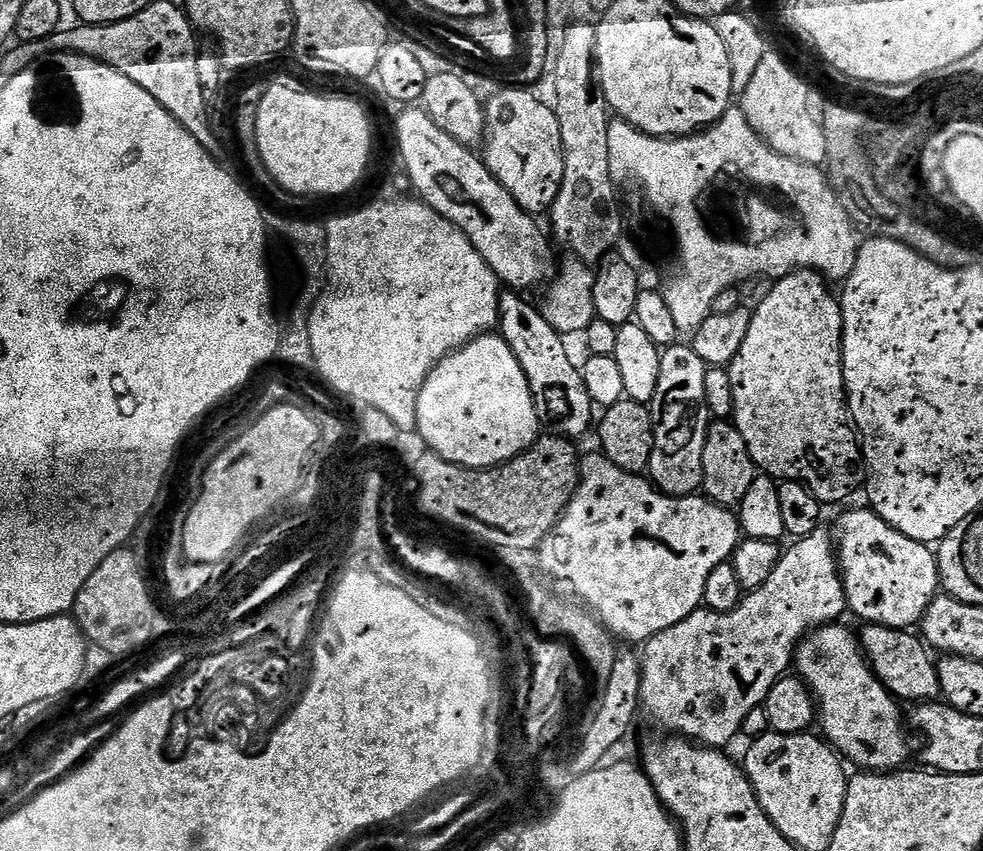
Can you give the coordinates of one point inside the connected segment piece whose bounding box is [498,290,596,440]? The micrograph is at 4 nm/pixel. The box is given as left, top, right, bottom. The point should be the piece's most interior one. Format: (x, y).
(558, 386)

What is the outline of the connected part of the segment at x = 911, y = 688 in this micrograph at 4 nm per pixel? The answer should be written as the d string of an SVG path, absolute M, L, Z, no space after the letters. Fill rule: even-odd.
M867 625L865 631L860 634L861 647L868 657L873 672L897 699L907 702L907 700L916 700L912 702L932 702L941 697L940 674L935 657L930 656L931 651L925 644L925 641L919 635L912 635L907 629L888 628L880 625Z

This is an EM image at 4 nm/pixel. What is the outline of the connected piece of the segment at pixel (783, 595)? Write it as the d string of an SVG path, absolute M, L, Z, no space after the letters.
M823 527L815 528L809 536L801 536L789 548L785 547L780 561L772 567L770 578L766 578L760 588L751 589L734 610L691 612L682 622L646 641L640 692L643 715L665 728L668 731L665 733L679 734L717 750L727 749L727 744L741 735L750 710L761 707L772 687L789 671L800 641L817 628L837 623L848 608L838 552L833 537L824 531Z

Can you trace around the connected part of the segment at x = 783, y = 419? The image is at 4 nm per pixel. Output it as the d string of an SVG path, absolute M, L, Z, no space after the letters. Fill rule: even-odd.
M797 270L779 277L776 284L764 296L764 301L752 312L750 330L746 334L746 342L742 342L742 350L733 358L728 373L734 394L734 423L736 429L746 438L746 446L750 450L752 460L761 473L767 474L777 481L796 480L804 484L816 496L821 505L836 504L844 500L856 487L866 480L866 461L859 432L848 410L848 391L844 388L844 323L840 301L828 289L829 281L815 270Z

